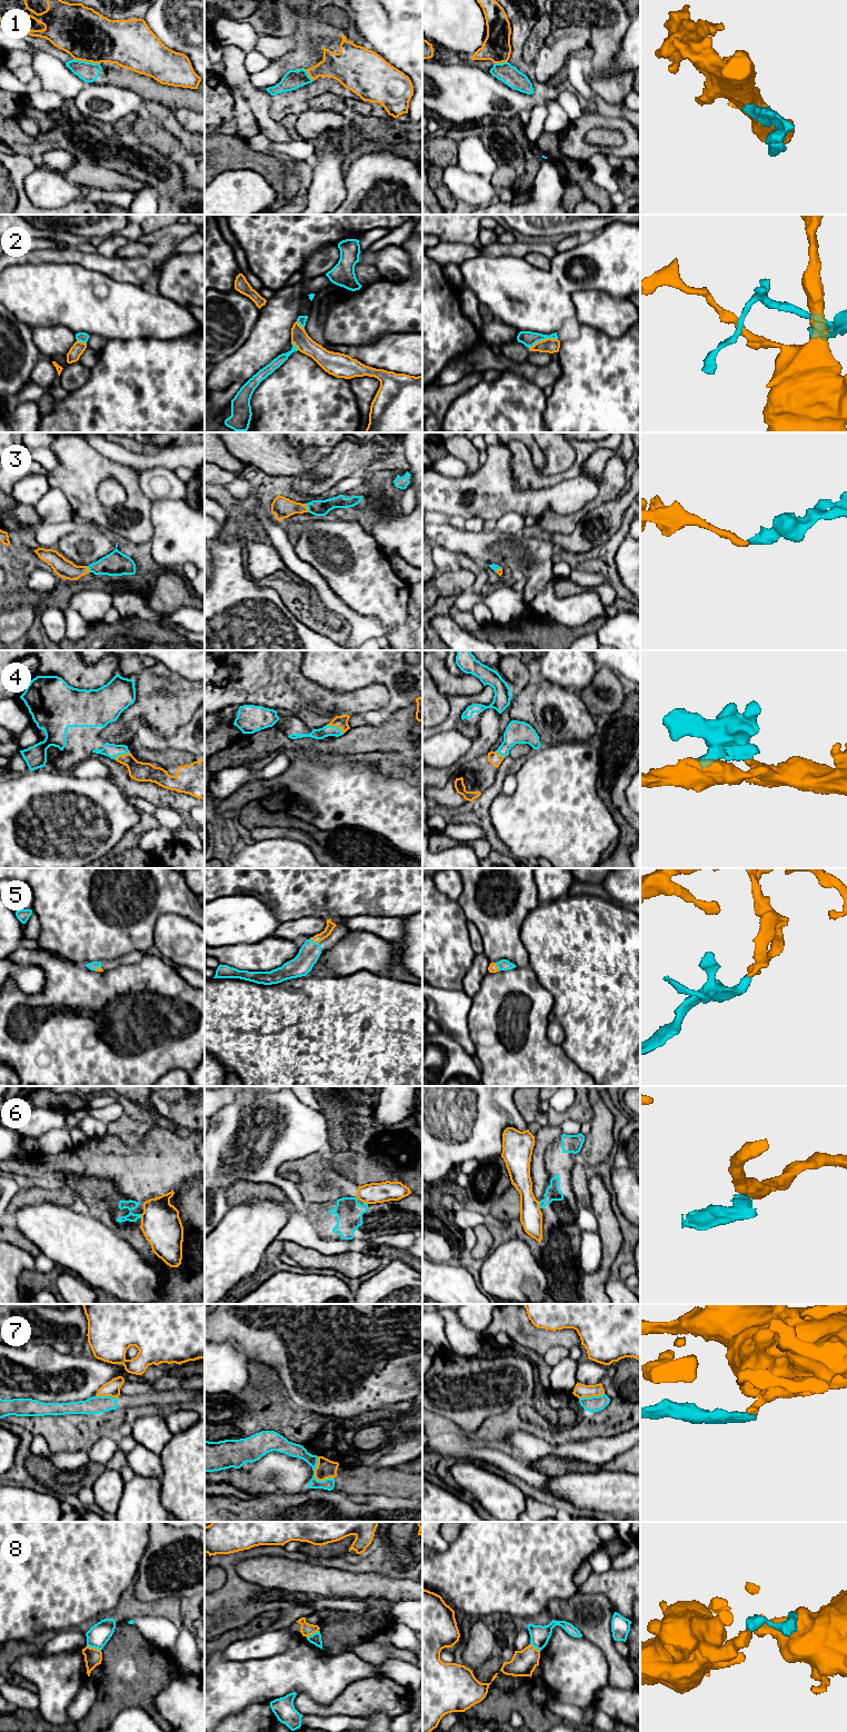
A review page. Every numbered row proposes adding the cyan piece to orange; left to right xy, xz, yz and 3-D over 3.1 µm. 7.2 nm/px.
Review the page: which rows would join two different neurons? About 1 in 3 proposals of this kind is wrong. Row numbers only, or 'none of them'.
1, 2, 6, 7

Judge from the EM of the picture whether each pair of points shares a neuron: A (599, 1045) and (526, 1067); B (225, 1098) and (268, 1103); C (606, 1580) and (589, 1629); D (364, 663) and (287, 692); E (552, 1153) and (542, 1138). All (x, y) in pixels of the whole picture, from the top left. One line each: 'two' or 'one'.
A: two
B: two
C: two
D: two
E: two

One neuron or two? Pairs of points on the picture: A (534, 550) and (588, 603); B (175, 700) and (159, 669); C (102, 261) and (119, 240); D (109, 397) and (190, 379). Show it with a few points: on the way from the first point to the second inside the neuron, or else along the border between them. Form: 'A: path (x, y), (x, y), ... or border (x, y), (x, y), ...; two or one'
A: path (538, 571), (540, 587), (557, 604), (567, 604); one
B: path (169, 693), (169, 689), (162, 683), (162, 677); one
C: border (97, 251), (103, 256), (115, 256); two
D: path (129, 397), (170, 397); one

